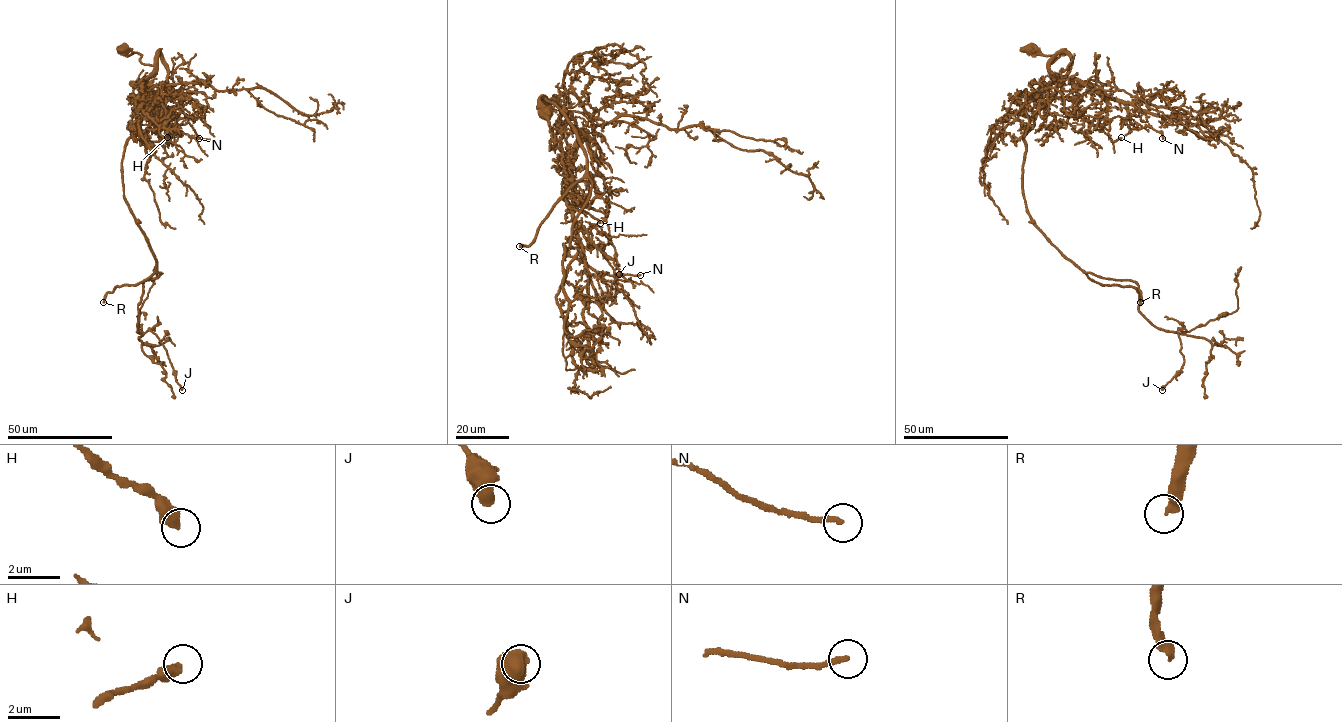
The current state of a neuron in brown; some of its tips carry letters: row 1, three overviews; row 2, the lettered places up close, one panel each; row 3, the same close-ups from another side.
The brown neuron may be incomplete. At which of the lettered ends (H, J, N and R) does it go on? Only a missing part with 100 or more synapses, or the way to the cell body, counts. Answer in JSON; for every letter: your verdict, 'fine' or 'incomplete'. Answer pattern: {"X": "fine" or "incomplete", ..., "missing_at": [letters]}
{"H": "fine", "J": "fine", "N": "fine", "R": "incomplete", "missing_at": ["R"]}

